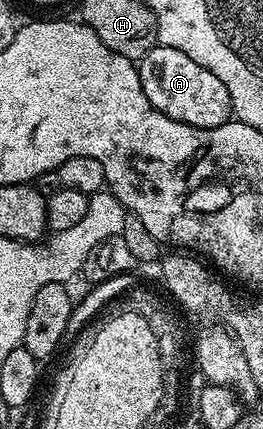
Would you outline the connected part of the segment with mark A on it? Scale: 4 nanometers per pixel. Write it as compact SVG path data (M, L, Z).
M158 44L145 58L139 59L138 69L142 88L158 112L191 126L203 126L206 130L229 121L232 101L226 84L222 84L214 72L202 68L202 64L190 60L186 52Z

